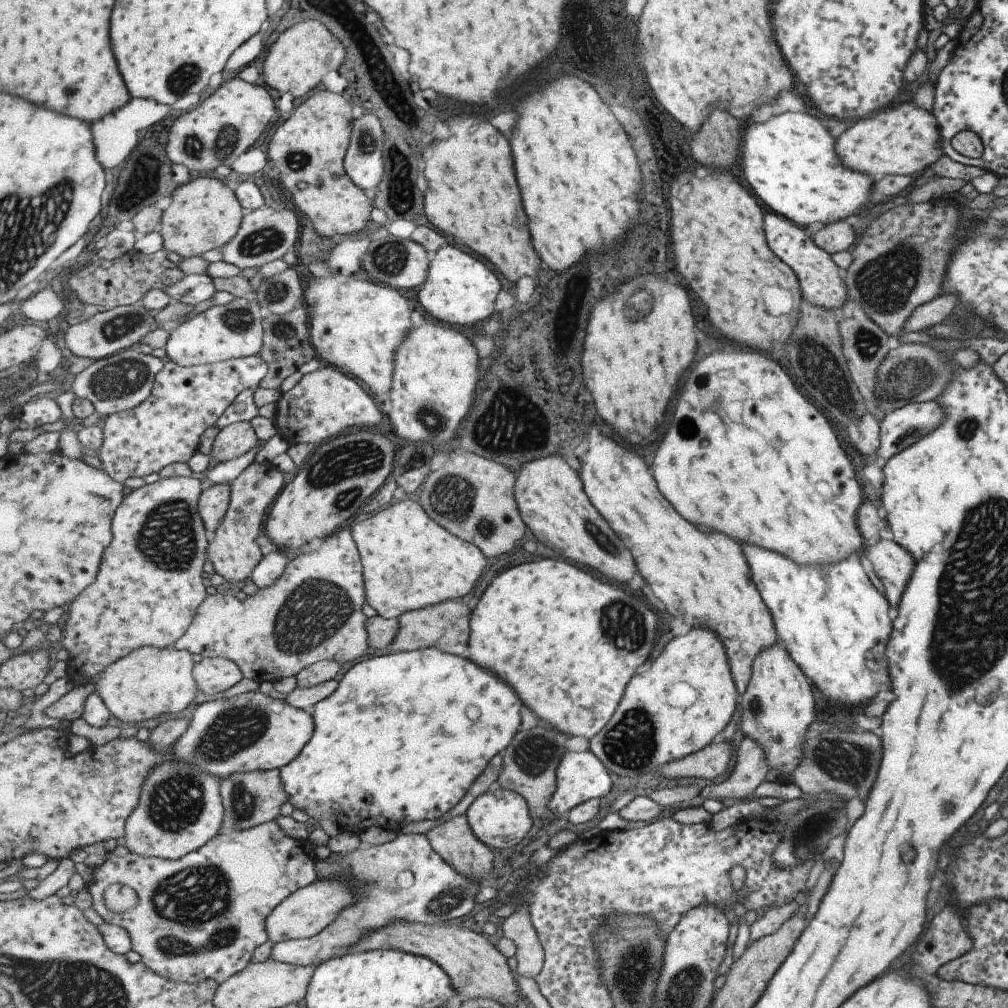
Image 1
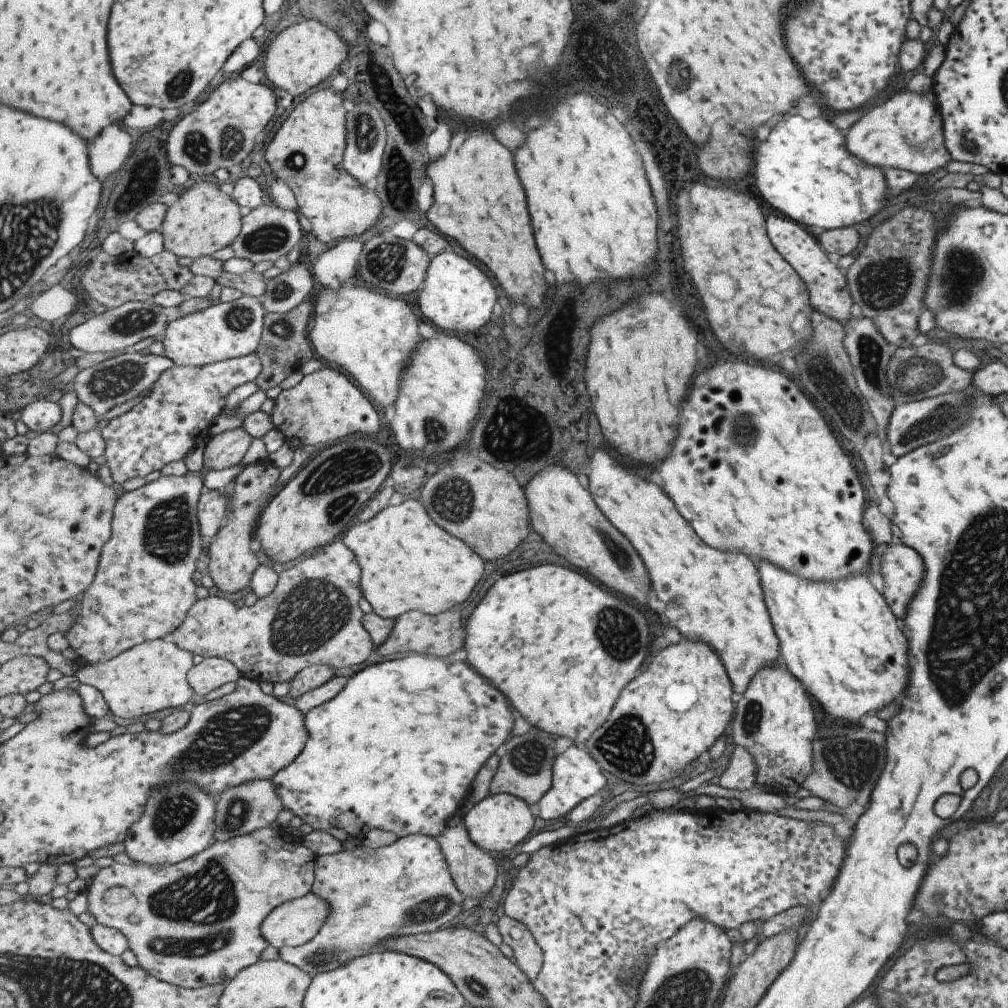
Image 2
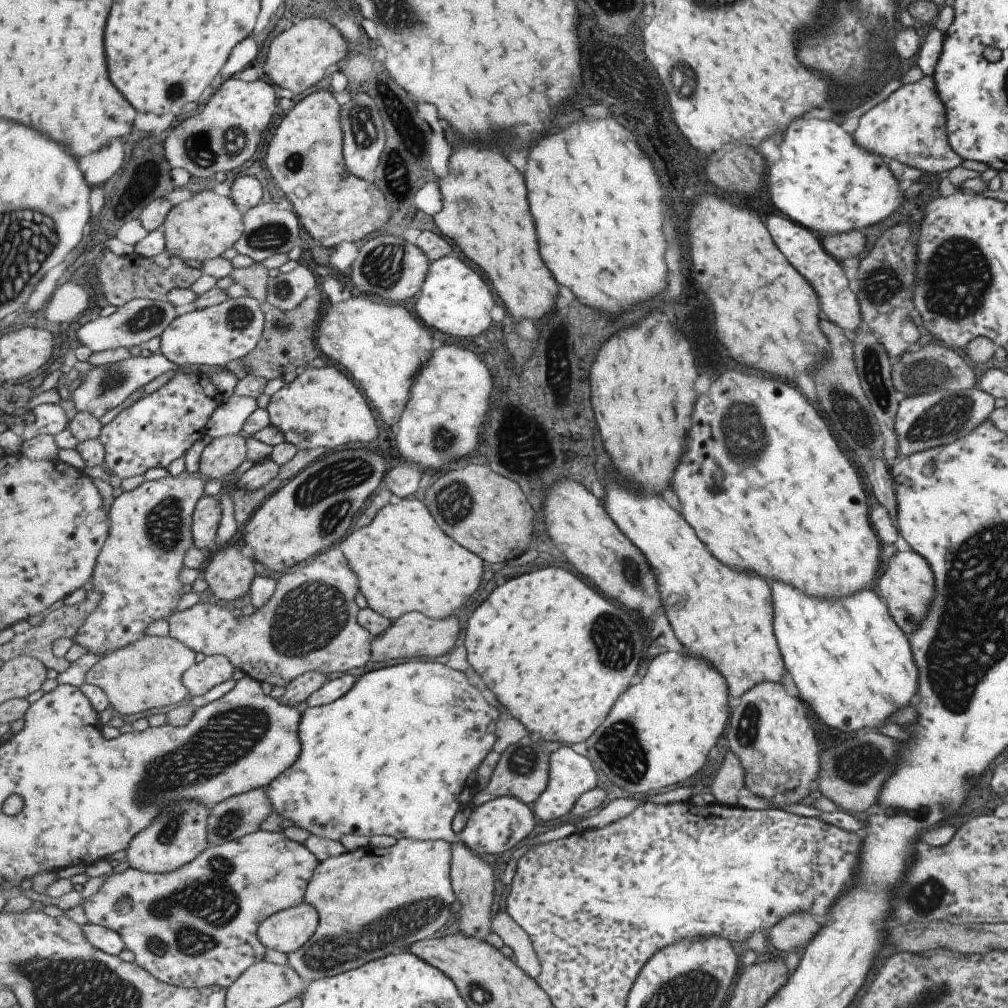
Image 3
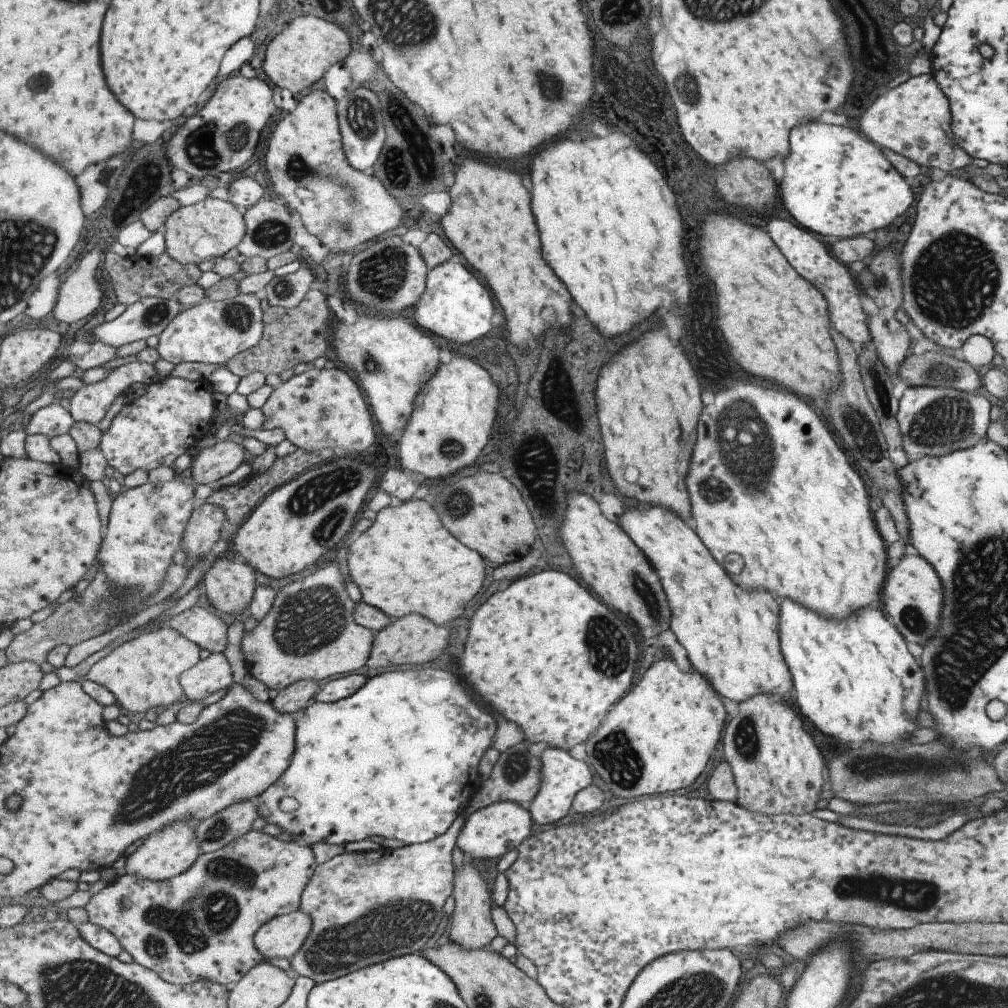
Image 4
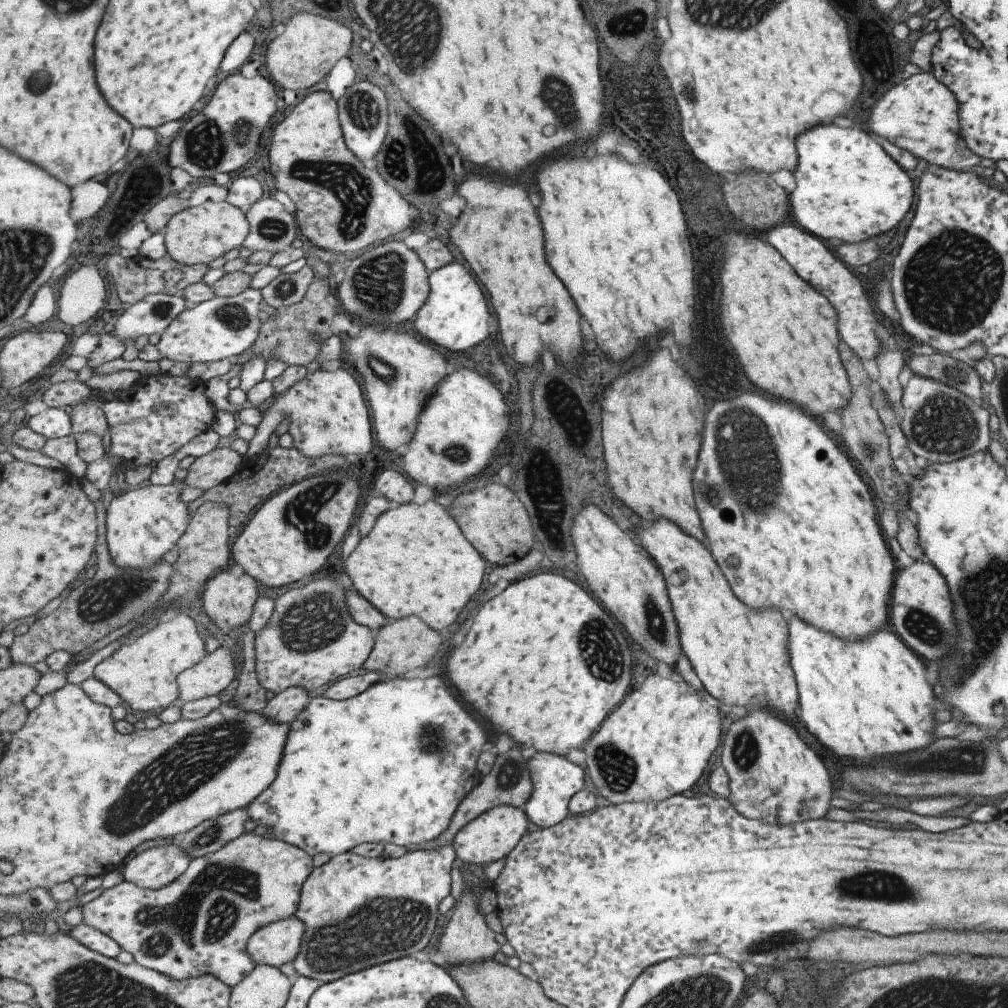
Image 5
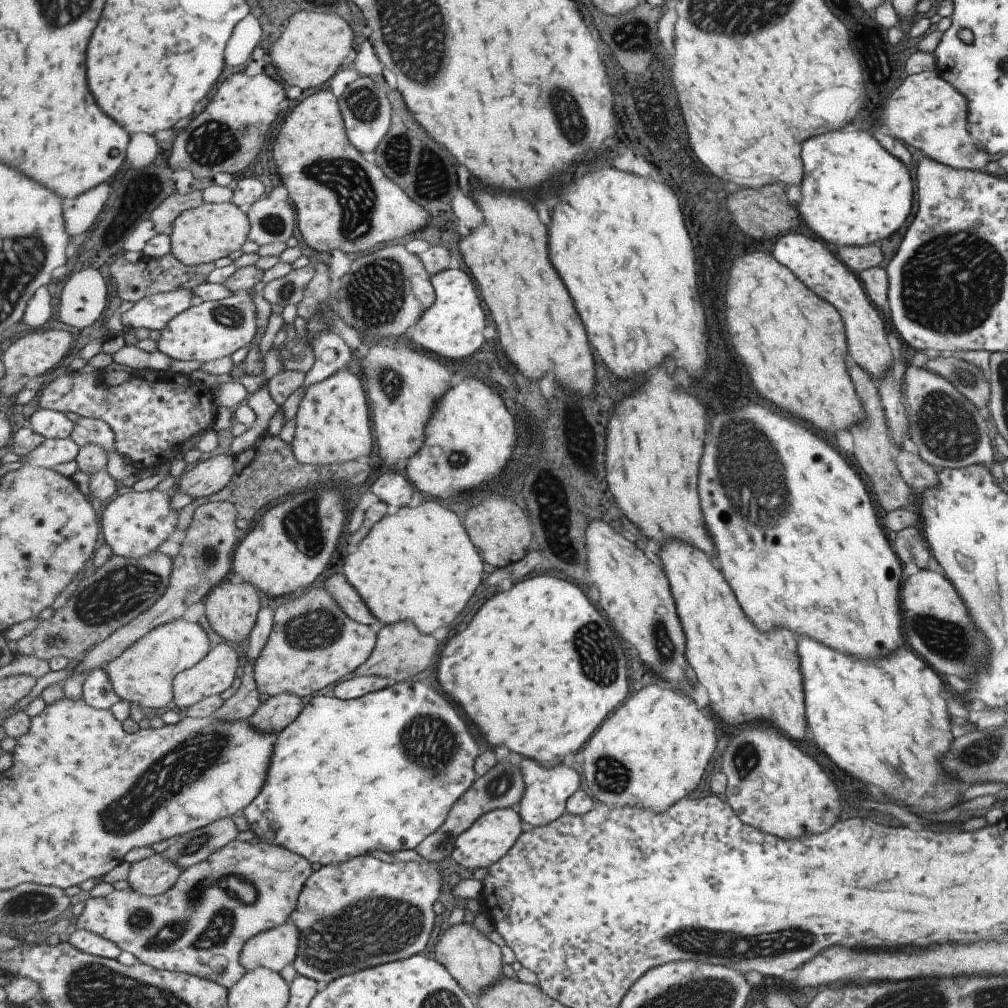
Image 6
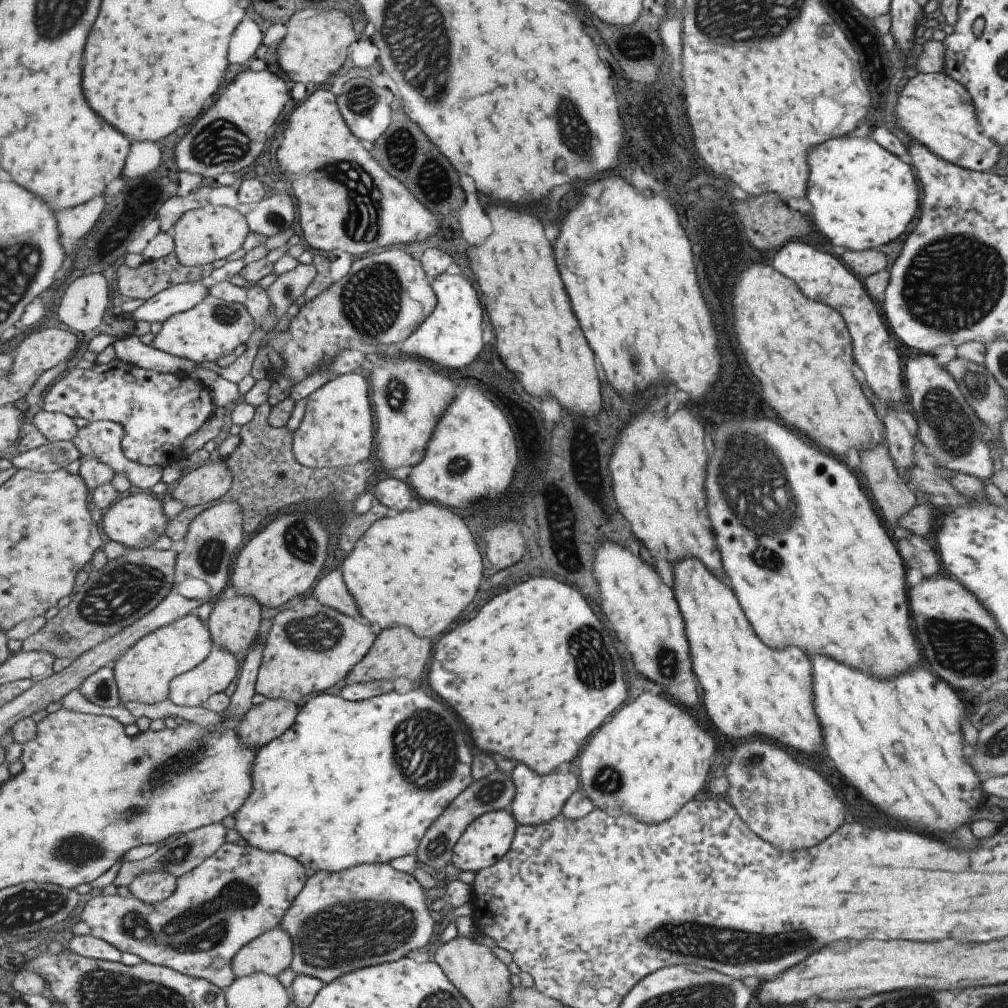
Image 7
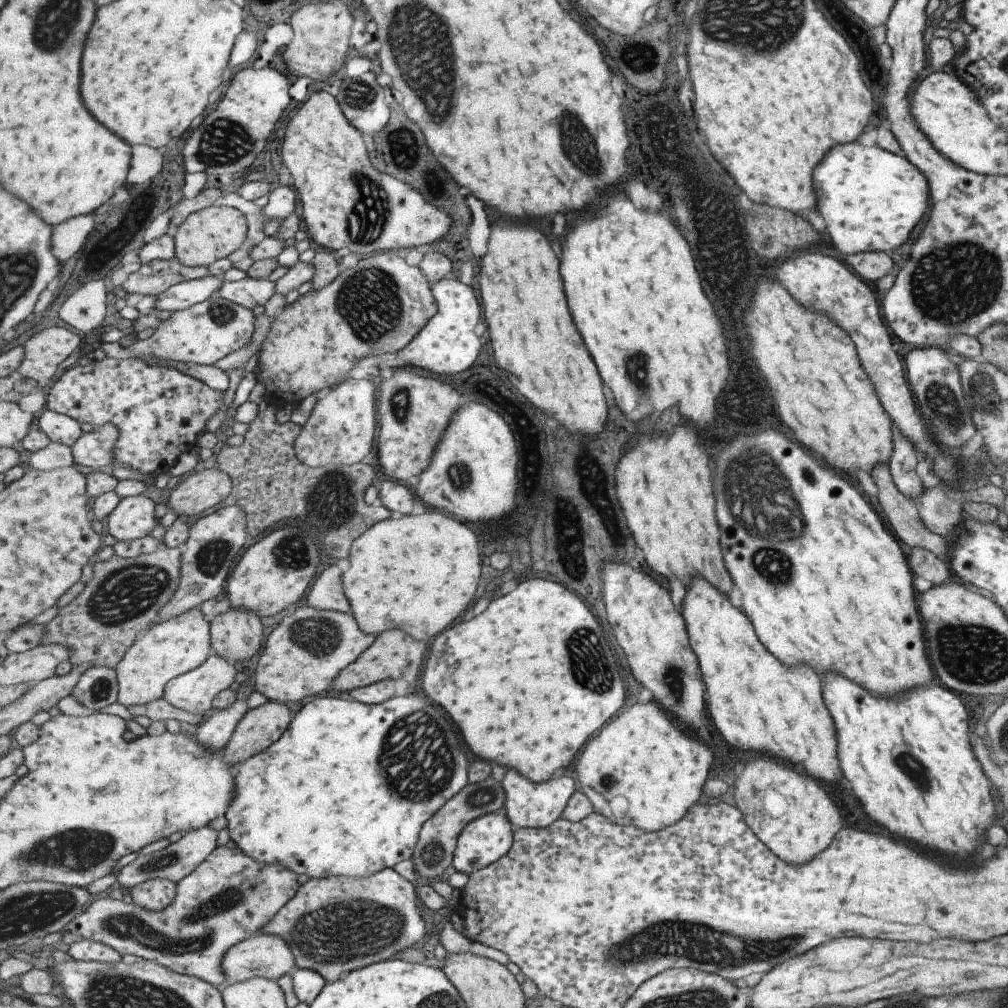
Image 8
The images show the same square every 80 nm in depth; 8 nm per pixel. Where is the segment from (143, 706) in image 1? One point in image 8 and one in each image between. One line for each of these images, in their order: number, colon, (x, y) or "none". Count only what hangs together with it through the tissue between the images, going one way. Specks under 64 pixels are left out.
2: (152, 676)
3: (148, 674)
4: (143, 673)
5: (145, 672)
6: (145, 673)
7: (144, 673)
8: (168, 649)

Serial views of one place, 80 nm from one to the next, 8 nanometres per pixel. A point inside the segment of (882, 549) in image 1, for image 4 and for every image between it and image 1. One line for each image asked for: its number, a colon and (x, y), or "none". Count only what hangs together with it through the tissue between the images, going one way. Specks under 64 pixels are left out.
2: (901, 569)
3: (906, 587)
4: (910, 598)

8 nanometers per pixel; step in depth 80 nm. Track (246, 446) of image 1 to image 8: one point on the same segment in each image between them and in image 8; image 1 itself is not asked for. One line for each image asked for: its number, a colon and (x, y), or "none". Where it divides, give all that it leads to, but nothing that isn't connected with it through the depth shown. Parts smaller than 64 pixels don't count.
2: (228, 449)
3: (223, 455)
4: (211, 464)
5: (214, 469)
6: (206, 478)
7: (206, 485)
8: (198, 494)

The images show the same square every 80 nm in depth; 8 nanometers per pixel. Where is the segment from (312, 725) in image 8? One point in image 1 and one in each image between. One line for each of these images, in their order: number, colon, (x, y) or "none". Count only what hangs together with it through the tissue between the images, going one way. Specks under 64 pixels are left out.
1: (378, 762)
2: (404, 760)
3: (373, 763)
4: (400, 759)
5: (392, 766)
6: (349, 776)
7: (336, 791)

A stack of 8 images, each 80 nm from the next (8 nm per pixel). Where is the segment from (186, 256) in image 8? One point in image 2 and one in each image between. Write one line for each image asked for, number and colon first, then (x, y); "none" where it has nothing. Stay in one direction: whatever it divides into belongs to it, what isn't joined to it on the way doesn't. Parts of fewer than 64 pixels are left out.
2: (204, 220)
3: (208, 224)
4: (194, 233)
5: (197, 235)
6: (205, 234)
7: (202, 236)

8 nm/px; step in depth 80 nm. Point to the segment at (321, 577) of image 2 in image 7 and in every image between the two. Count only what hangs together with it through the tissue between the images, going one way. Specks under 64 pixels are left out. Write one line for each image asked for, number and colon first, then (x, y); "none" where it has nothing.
3: (322, 633)
4: (321, 638)
5: (312, 640)
6: (314, 644)
7: (311, 647)

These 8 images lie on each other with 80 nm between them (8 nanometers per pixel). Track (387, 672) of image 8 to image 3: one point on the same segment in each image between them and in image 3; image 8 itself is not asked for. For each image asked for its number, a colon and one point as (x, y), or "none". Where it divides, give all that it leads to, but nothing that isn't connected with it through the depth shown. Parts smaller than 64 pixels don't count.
3: (414, 635)
4: (413, 639)
5: (409, 643)
6: (402, 651)
7: (399, 652)

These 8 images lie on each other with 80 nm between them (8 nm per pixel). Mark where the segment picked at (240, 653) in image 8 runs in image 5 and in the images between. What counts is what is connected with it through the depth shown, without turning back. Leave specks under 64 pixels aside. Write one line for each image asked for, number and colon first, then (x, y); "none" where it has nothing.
5: (229, 599)
6: (233, 608)
7: (235, 623)

